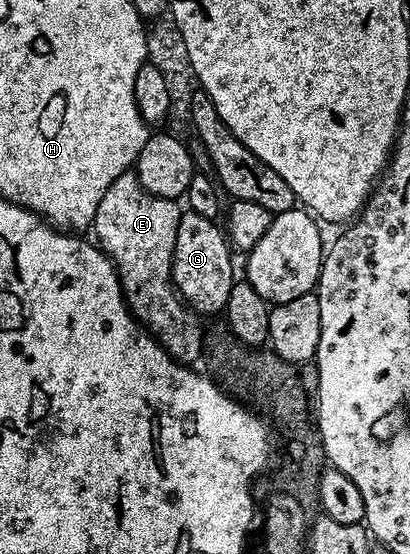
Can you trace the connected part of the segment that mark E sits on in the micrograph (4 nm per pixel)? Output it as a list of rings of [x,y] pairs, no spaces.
[[[132,170],[124,171],[115,181],[111,181],[111,189],[103,193],[103,201],[99,201],[99,209],[93,218],[91,228],[95,233],[96,242],[102,251],[113,260],[117,270],[117,280],[121,283],[121,292],[125,294],[125,304],[138,323],[144,325],[149,334],[160,343],[163,350],[172,355],[178,363],[193,365],[202,358],[205,346],[206,328],[201,327],[202,316],[198,315],[180,295],[173,285],[173,254],[175,253],[175,237],[179,229],[183,211],[178,200],[155,197],[143,189],[136,174]]]

